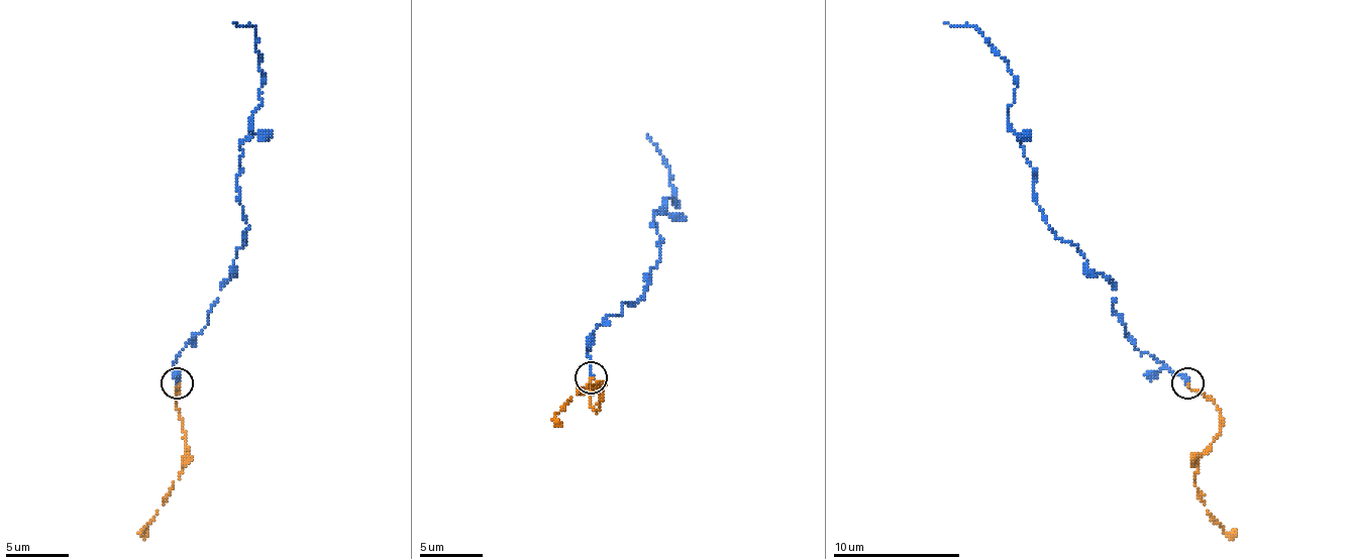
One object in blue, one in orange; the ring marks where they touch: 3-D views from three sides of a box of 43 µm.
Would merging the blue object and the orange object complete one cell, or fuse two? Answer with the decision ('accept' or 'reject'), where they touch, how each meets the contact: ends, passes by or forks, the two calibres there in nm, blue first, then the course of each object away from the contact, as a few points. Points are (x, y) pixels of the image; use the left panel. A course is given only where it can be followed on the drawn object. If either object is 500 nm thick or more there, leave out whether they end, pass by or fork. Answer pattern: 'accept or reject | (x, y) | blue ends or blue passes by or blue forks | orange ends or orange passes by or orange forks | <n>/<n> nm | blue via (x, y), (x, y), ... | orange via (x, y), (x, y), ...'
accept | (177, 383) | blue ends | orange ends | 320/150 nm | blue via (176, 383), (173, 365), (208, 324), (248, 225), (236, 175), (262, 80), (255, 29), (233, 22) | orange via (179, 383), (186, 460), (179, 479), (141, 533), (147, 530)

